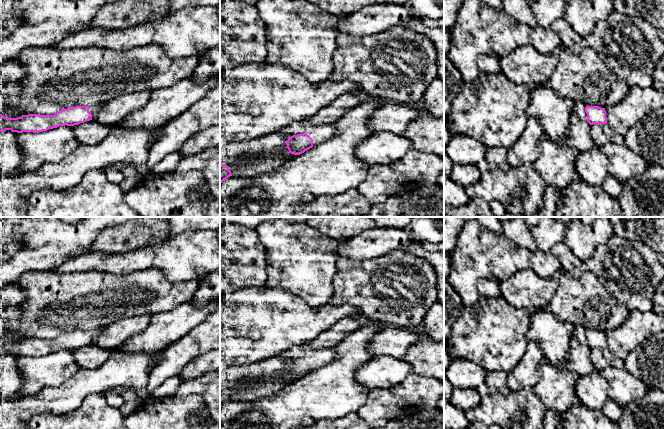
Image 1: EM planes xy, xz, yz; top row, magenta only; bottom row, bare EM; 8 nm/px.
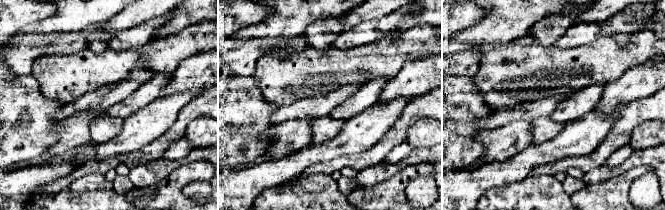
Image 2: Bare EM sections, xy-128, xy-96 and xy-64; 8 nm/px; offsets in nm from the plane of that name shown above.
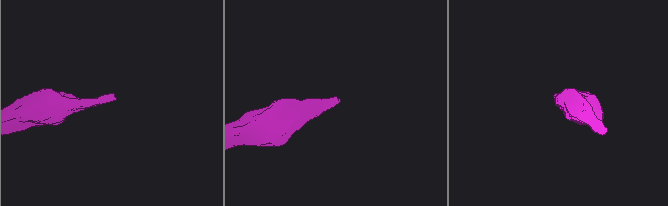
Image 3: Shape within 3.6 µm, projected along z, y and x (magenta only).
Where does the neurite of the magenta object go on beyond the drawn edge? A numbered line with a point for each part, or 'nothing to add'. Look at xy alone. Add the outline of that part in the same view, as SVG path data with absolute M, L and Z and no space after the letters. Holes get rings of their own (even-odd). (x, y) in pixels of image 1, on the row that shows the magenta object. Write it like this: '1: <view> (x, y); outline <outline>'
1: xy (93, 109); outline M98 102L94 105L89 106L89 112L94 115L103 105L103 102Z

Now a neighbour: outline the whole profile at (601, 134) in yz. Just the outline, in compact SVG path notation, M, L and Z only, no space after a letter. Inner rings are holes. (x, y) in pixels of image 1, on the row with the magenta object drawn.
M607 123L591 125L591 137L598 147L608 142L624 143L623 137L617 134Z

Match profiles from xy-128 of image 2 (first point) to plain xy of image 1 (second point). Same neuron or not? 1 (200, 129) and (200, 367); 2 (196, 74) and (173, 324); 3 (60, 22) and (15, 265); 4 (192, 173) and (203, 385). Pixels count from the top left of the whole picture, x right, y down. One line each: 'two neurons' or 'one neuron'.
1: one neuron
2: one neuron
3: one neuron
4: two neurons

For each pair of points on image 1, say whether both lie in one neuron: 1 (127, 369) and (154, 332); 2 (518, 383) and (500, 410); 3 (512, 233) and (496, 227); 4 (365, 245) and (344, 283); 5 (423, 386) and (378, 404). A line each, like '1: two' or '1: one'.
1: two
2: two
3: two
4: two
5: one

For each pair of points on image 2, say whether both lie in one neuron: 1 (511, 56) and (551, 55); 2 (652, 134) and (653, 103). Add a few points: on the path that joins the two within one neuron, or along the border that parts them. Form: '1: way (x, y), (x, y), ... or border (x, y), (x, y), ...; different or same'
1: way (521, 56), (541, 56); same
2: border (654, 120), (646, 120), (640, 123), (632, 134); different

